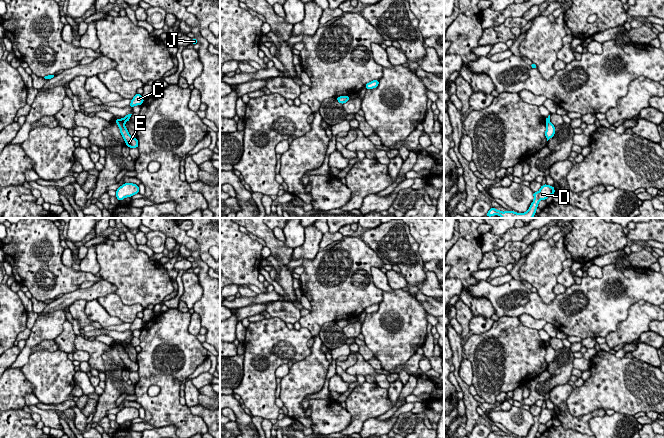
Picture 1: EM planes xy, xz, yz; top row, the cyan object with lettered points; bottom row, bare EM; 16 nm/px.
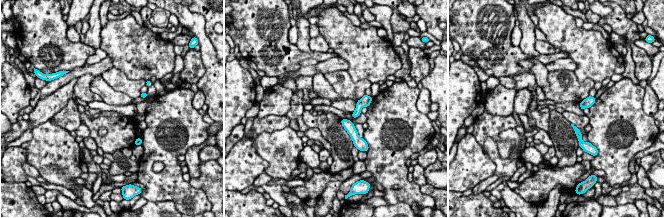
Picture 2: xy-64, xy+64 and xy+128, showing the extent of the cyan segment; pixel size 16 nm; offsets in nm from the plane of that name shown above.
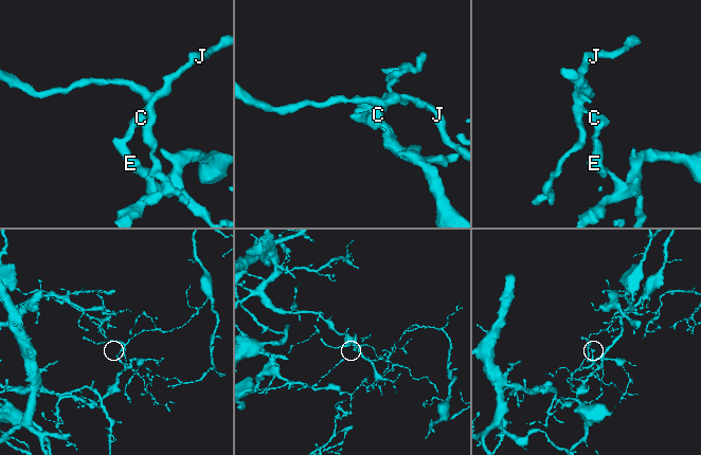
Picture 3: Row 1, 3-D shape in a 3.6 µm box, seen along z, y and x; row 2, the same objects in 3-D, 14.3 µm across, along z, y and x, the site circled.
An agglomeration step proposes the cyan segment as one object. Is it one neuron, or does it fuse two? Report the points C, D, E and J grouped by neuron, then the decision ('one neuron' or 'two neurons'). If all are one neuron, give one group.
groups C J / D E; two neurons

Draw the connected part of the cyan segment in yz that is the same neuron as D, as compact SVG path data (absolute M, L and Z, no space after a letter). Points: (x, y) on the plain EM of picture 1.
M544 408L541 410L538 416L533 416L534 424L531 427L527 436L525 437L516 437L514 435L502 436L500 434L491 431L490 434L487 436L487 438L535 438L536 433L538 432L539 425L546 424L549 420L553 419L554 417L555 417L554 410Z

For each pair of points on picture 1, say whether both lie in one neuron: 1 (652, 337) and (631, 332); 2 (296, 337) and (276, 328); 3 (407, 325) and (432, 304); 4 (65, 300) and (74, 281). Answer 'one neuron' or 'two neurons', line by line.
1: two neurons
2: one neuron
3: two neurons
4: two neurons

